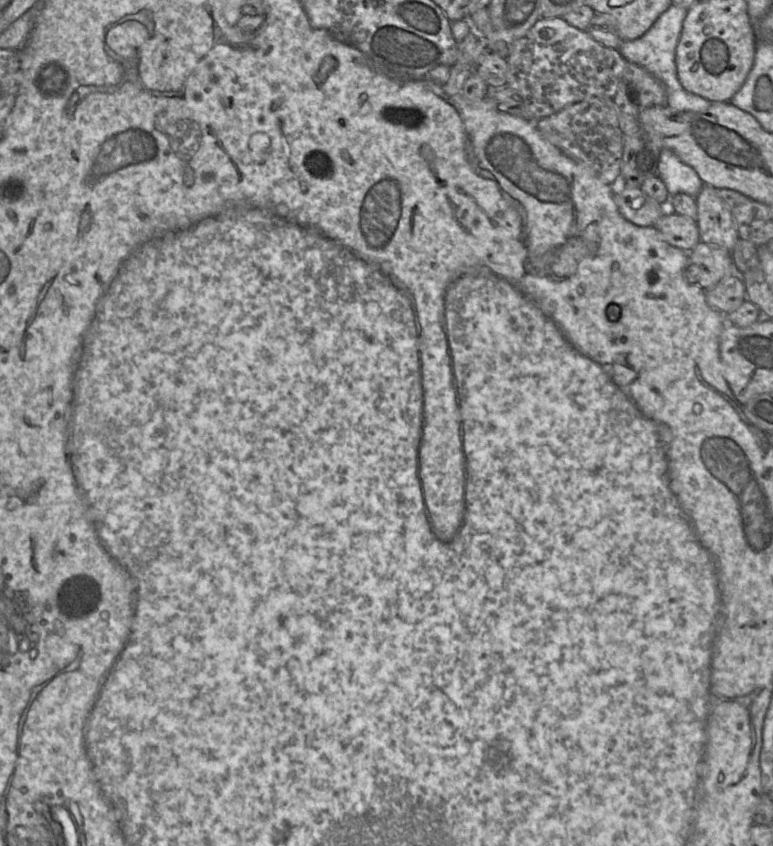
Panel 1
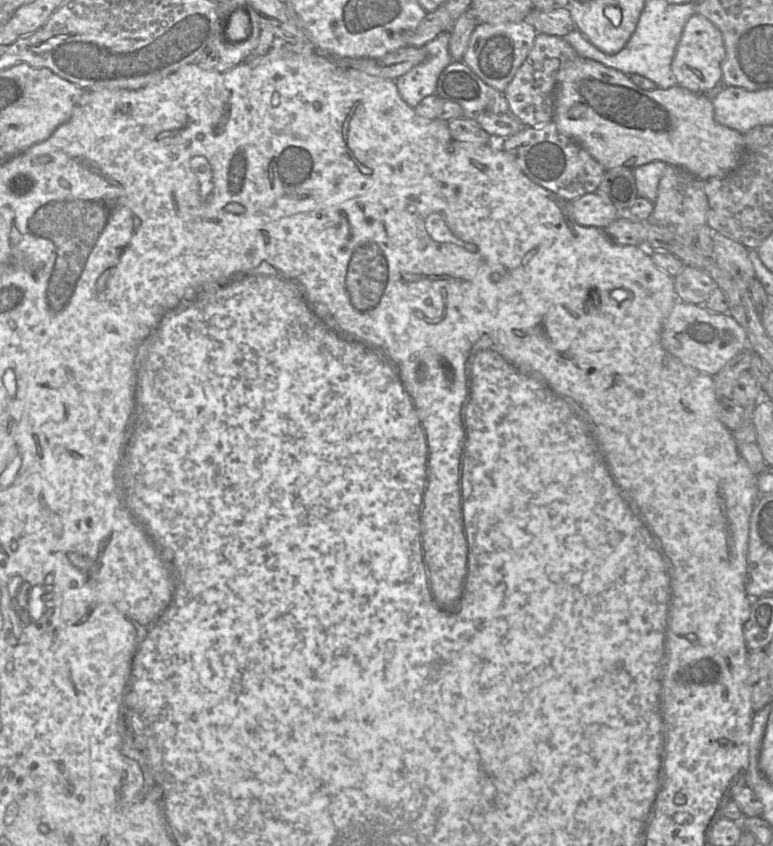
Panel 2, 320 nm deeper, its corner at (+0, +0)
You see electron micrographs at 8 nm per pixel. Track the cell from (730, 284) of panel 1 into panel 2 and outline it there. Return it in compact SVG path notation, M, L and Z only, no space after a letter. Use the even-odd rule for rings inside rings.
M685 265L682 272L674 277L674 287L679 301L703 305L716 284L703 270Z

